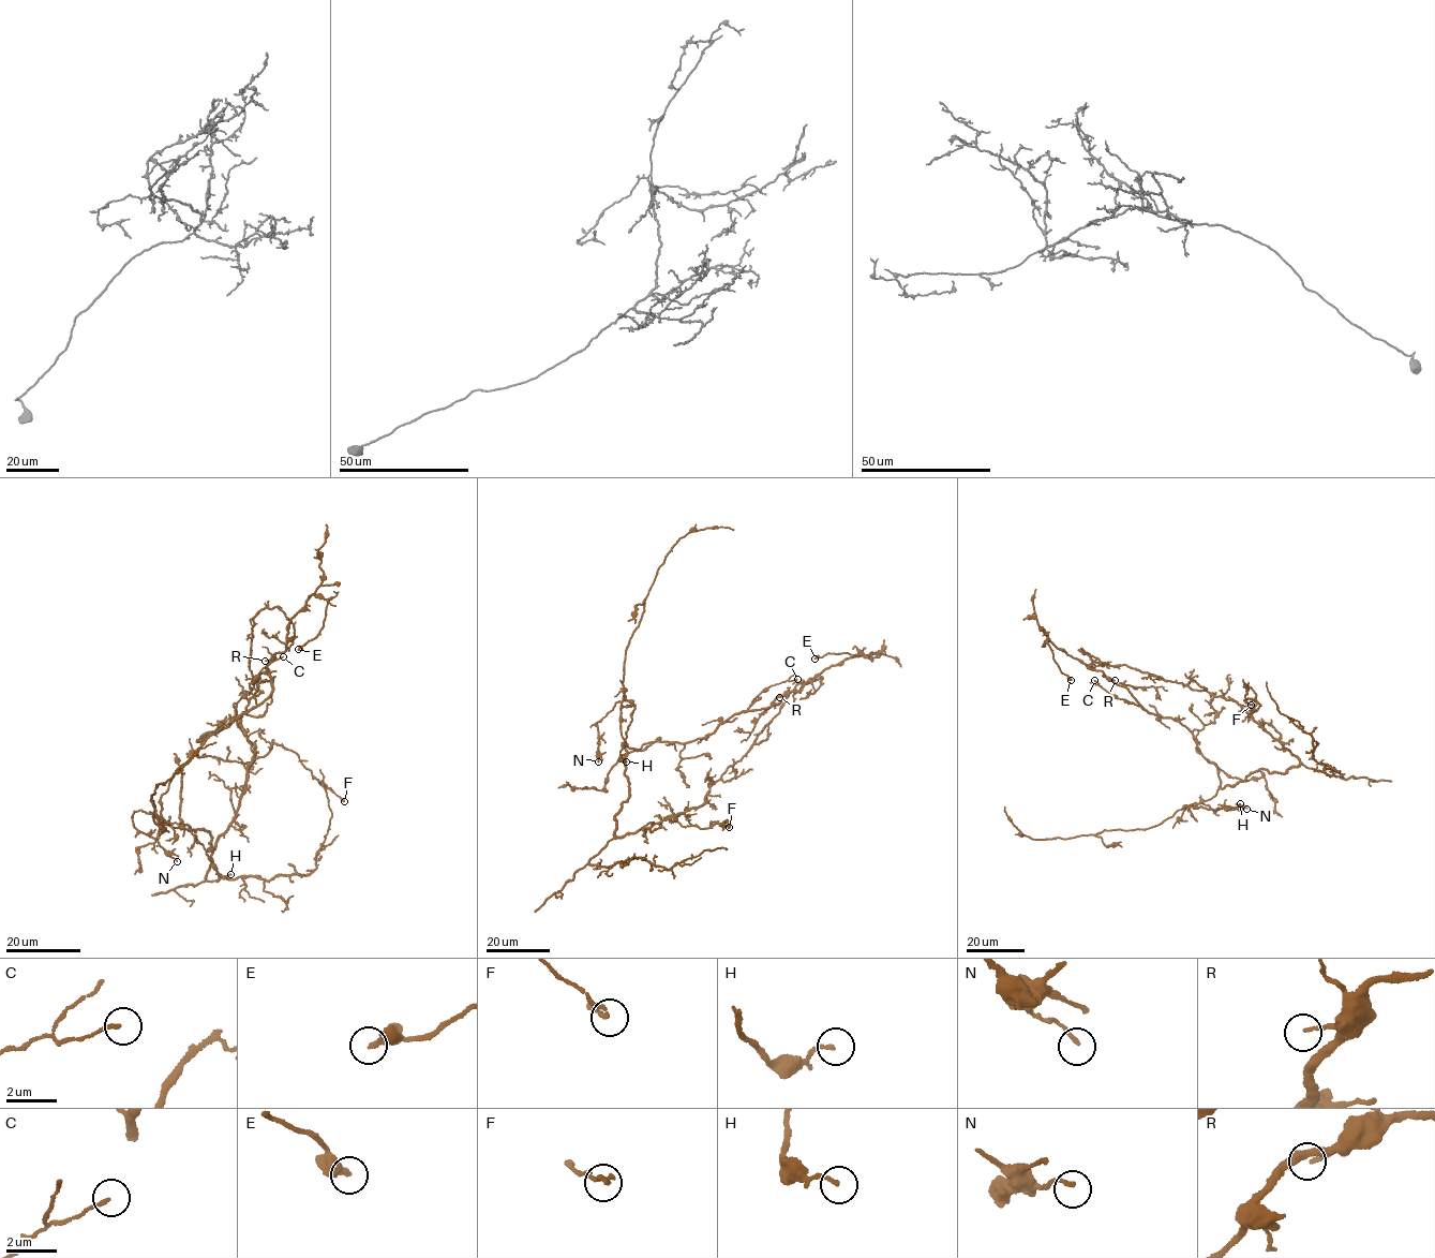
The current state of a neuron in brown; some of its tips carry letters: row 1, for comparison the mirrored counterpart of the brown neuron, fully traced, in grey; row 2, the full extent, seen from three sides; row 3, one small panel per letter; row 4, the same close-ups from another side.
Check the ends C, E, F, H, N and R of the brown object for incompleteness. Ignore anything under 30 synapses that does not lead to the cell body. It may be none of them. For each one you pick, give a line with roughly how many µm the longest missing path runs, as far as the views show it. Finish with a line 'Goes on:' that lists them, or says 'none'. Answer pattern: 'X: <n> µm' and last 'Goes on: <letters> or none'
Goes on: none

